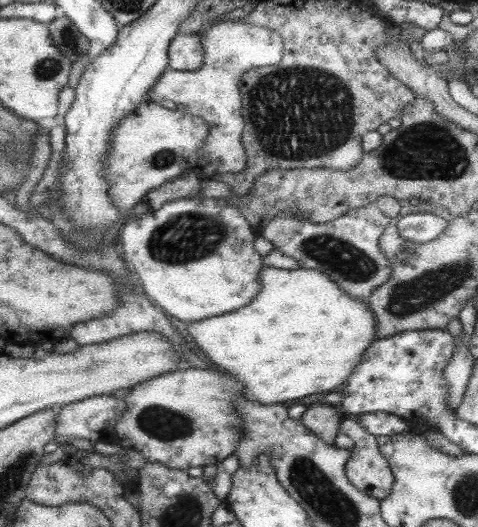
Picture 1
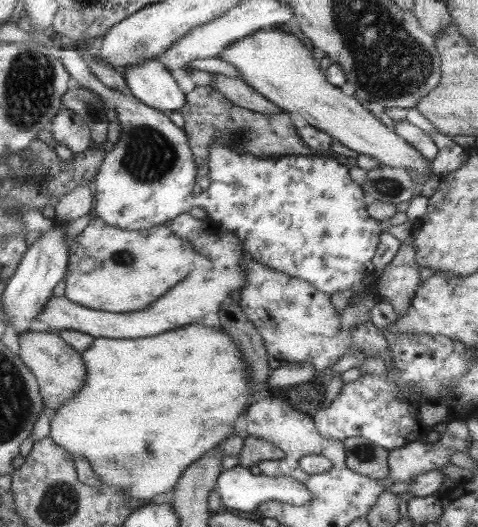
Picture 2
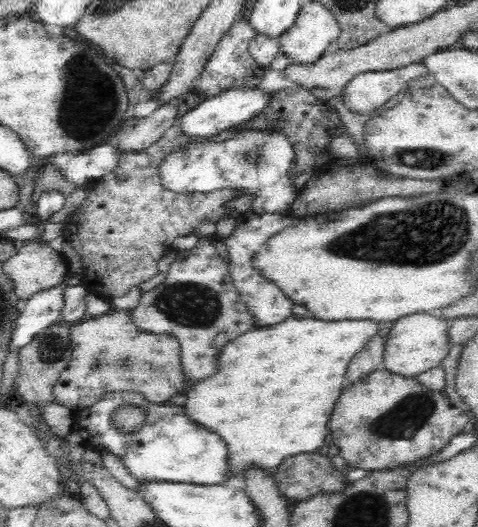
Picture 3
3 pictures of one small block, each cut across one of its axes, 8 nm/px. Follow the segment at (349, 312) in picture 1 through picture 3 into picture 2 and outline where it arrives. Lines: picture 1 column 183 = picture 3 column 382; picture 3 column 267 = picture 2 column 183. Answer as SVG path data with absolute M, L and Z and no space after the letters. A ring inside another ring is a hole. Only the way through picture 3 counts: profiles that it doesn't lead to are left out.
M189 322L185 327L137 339L95 338L89 348L81 353L82 364L87 369L85 386L77 391L77 395L52 411L48 437L61 448L65 448L67 452L71 453L71 456L85 458L97 479L105 482L107 486L113 486L115 492L125 494L129 500L151 500L155 494L174 489L187 466L221 443L227 436L235 434L241 426L242 418L248 408L247 395L251 394L251 384L249 384L249 376L247 376L246 365L242 362L242 357L239 348L235 346L235 342L231 340L231 336L227 332L219 326L211 327L205 322Z

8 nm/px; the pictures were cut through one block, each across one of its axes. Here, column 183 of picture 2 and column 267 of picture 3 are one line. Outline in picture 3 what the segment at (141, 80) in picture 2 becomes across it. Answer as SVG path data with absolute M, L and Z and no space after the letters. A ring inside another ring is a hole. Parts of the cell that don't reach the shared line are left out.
M257 88L229 89L219 96L210 97L209 100L199 103L178 121L175 132L188 138L212 138L224 130L230 130L250 119L254 119L270 103L270 94L261 94Z

